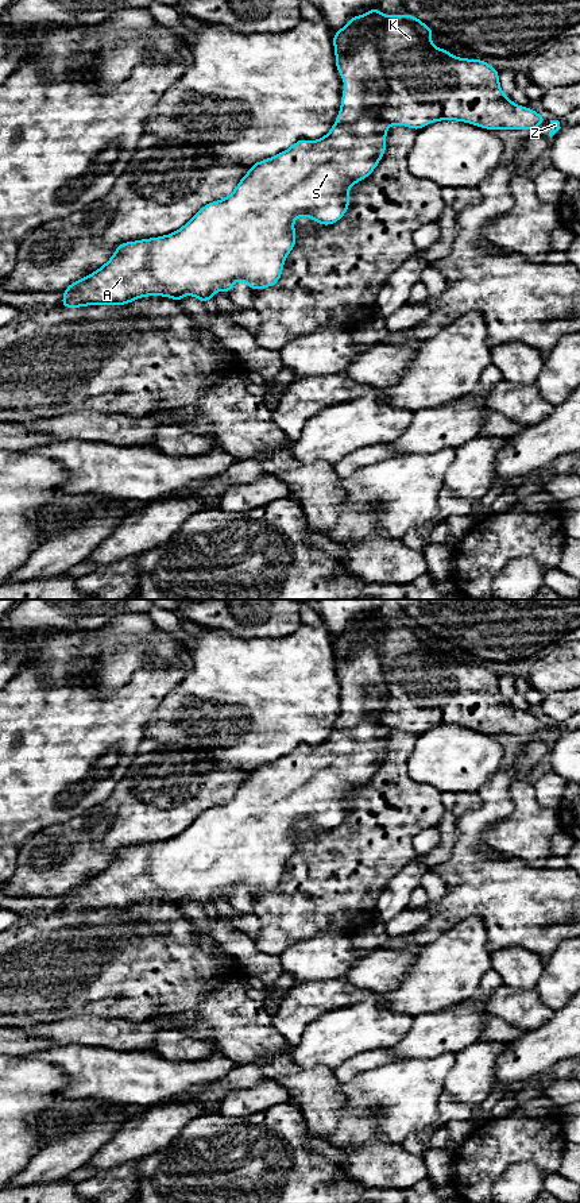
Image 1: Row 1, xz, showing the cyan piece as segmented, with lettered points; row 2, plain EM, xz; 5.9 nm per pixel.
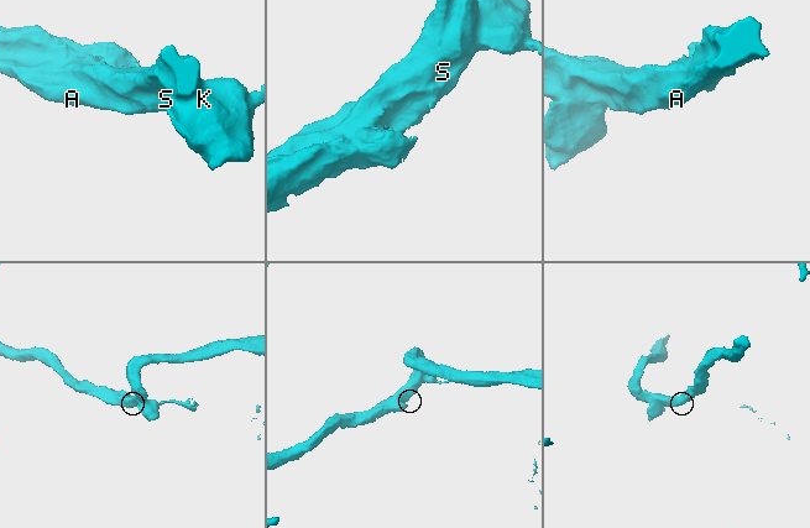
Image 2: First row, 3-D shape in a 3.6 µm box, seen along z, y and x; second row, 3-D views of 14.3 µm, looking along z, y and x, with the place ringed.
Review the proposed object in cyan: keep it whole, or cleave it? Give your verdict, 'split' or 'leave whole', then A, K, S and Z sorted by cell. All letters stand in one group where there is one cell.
split; A S / K Z

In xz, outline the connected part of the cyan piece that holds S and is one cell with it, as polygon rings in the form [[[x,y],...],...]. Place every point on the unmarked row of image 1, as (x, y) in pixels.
[[[372,613],[364,620],[353,621],[333,641],[337,678],[344,682],[344,698],[337,724],[324,743],[316,747],[299,744],[283,757],[251,770],[250,776],[227,803],[204,810],[178,836],[161,843],[120,848],[105,870],[63,895],[59,913],[127,910],[146,901],[171,902],[182,909],[183,899],[192,899],[205,909],[214,905],[216,894],[229,899],[236,884],[244,884],[252,897],[277,890],[285,864],[297,848],[293,825],[308,821],[321,830],[337,828],[349,813],[349,793],[368,782],[386,757],[388,728],[378,721],[386,699],[379,640],[360,633],[364,624],[380,620],[383,618],[379,613]]]

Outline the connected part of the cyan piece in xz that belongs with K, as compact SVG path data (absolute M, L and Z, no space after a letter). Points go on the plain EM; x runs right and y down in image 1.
M410 618L370 621L360 633L379 640L386 699L378 721L388 729L418 736L432 726L457 725L495 736L534 736L546 724L527 712L514 709L500 694L499 676L483 664L457 663L430 649L429 644L436 636Z

